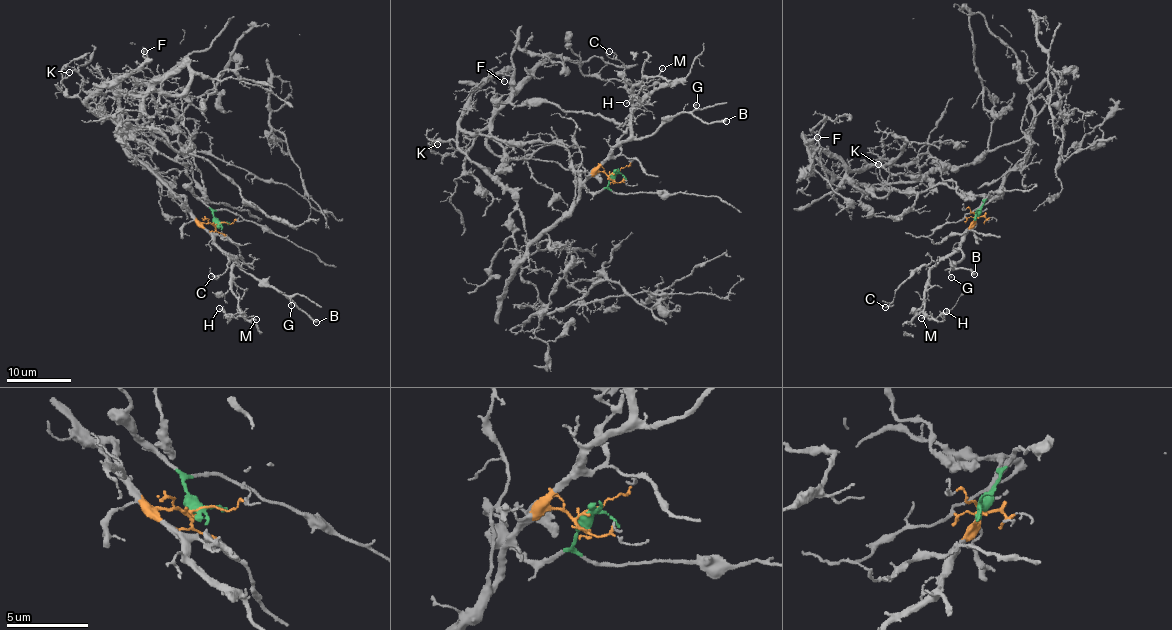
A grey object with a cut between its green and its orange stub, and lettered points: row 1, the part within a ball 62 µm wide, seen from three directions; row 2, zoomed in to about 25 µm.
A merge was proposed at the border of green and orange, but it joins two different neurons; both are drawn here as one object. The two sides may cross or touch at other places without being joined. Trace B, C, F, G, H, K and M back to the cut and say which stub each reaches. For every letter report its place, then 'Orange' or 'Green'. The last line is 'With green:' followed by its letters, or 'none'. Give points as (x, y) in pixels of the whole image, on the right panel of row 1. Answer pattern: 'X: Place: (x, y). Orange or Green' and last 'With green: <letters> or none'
B: Place: (974, 274). Orange
C: Place: (885, 307). Orange
F: Place: (817, 137). Green
G: Place: (951, 277). Orange
H: Place: (946, 311). Orange
K: Place: (878, 164). Green
M: Place: (921, 318). Orange
With green: F, K

